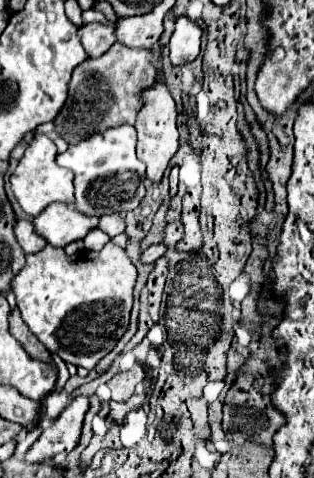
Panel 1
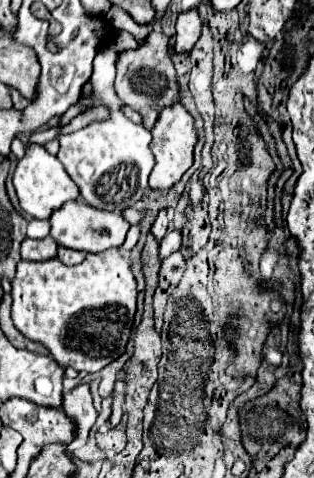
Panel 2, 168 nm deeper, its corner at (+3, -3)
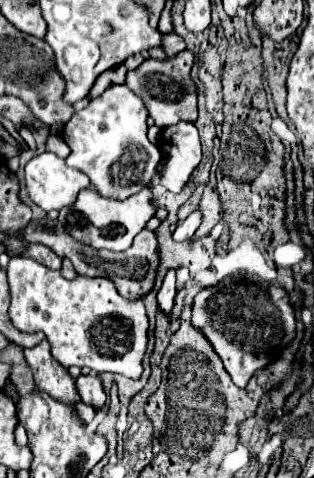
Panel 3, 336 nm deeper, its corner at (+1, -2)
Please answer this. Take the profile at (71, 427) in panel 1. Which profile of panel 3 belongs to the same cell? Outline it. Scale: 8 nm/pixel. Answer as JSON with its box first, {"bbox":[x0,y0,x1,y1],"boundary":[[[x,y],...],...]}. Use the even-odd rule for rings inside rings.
{"bbox":[77,374,105,412],"boundary":[[[81,374],[77,380],[77,392],[81,396],[81,402],[89,404],[95,408],[95,412],[99,412],[105,404],[105,392],[101,386],[101,378],[97,374]]]}

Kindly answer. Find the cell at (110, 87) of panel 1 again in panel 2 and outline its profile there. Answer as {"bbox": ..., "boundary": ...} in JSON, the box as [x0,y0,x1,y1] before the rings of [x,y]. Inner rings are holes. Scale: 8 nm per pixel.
{"bbox":[115,25,181,129],"boundary":[[[159,25],[153,29],[153,33],[147,37],[147,41],[143,45],[139,45],[139,49],[119,53],[115,89],[119,91],[119,97],[129,107],[133,107],[135,111],[139,111],[143,115],[143,127],[147,127],[147,129],[151,129],[155,125],[163,107],[169,107],[169,105],[175,105],[181,101],[175,67],[169,57],[169,37],[161,31]]]}

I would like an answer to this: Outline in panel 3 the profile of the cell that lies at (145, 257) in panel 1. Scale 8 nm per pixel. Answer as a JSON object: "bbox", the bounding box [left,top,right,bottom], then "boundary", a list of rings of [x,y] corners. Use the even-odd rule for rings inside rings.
{"bbox":[173,210,201,242],"boundary":[[[195,210],[195,212],[189,214],[183,222],[177,224],[177,228],[175,228],[175,232],[173,232],[173,240],[175,240],[175,242],[185,242],[185,240],[189,240],[189,238],[193,236],[193,232],[199,228],[199,224],[201,224],[201,212]]]}

